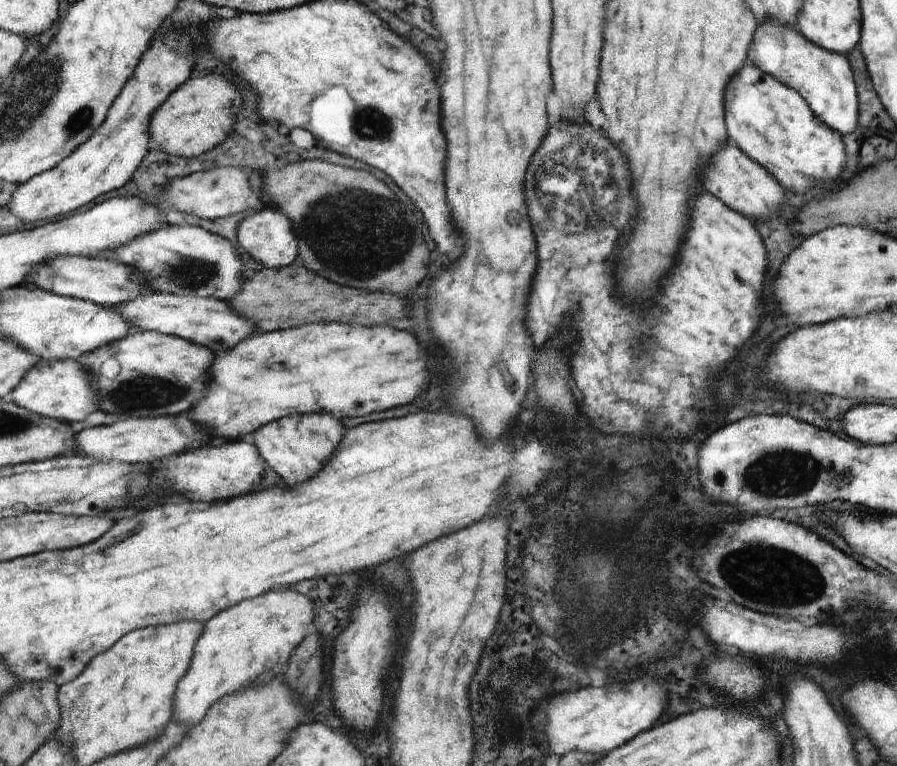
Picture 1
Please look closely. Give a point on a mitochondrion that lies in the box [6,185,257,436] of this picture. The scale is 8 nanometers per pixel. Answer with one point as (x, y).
(146, 392)

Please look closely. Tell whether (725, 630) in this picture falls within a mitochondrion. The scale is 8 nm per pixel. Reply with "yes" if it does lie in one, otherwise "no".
no

